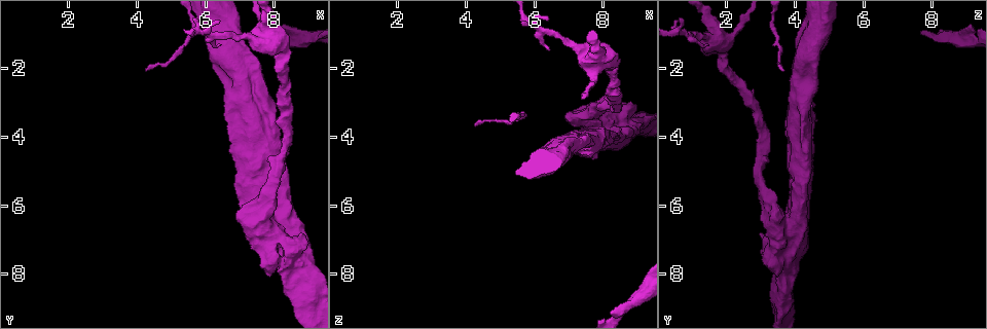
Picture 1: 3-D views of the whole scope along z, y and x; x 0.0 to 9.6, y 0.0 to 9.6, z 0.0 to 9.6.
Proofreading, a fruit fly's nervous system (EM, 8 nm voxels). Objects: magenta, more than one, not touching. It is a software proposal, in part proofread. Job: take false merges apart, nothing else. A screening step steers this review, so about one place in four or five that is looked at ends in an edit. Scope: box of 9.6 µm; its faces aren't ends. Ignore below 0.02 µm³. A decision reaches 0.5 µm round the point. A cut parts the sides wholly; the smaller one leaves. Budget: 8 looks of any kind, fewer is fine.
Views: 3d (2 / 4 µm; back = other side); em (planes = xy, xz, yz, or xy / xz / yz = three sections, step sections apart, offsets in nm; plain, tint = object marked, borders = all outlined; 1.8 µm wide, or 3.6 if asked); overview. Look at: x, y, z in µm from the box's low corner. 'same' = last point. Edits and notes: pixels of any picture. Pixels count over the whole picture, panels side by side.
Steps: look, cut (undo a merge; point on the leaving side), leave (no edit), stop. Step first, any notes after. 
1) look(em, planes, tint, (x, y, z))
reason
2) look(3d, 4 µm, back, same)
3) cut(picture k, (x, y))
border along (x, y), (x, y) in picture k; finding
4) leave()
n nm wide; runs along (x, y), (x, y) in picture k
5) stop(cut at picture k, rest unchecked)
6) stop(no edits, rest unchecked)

look(em, 3.6 µm, xz, step 8, tint, (7.15, 3.05, 4.15))
calibre changes

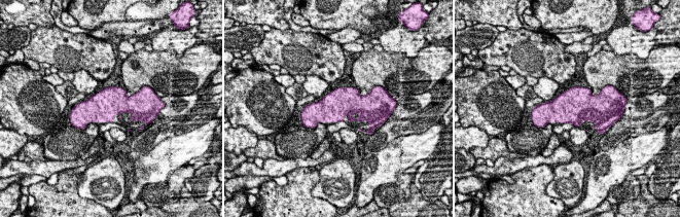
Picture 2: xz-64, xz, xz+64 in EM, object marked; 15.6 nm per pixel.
look(em, 3.6 µm, planes, tint, same)
cut it another way

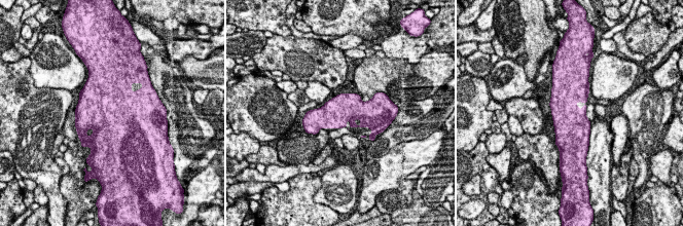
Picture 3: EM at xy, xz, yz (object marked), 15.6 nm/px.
leave()
continuous, no second neuron

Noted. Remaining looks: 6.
look(em, xz, step 16, tint, (9.00, 1.05, 8.80))
a fork

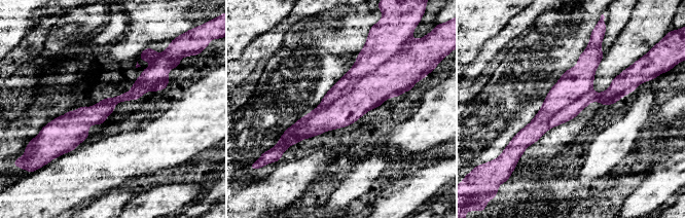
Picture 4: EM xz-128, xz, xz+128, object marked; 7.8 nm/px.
look(em, planes, tint, same)

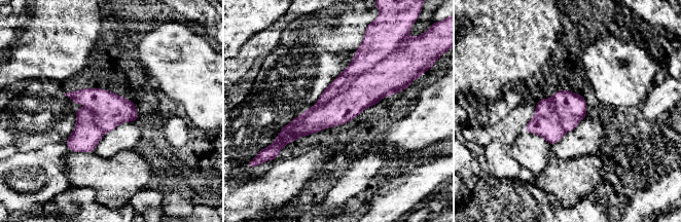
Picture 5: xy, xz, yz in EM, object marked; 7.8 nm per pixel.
cut(picture 5, (386, 78))
a second neuron is stuck on

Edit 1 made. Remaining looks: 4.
look(3d, 4 µm, (8.55, 7.25, 3.30))
abrupt turn

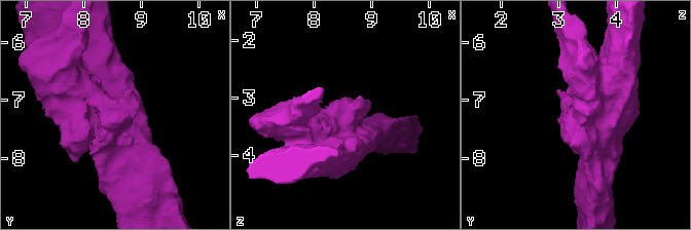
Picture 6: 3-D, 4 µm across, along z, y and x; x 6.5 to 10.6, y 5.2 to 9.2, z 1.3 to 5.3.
look(em, 3.6 µm, planes, tint, (8.50, 7.30, 3.30))
need the tissue

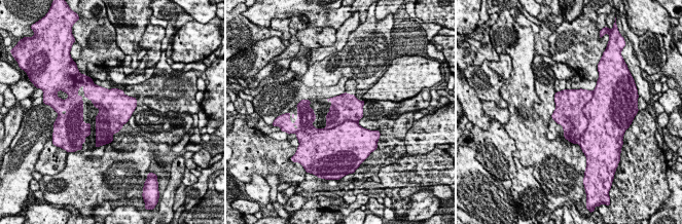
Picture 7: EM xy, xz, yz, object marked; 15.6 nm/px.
cut(picture 7, (571, 115))
border along (593, 91), (579, 144) in picture 7; two neurons meet here

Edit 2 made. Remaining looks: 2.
stop(cut at picture 5, cut at picture 7, rest unchecked)

